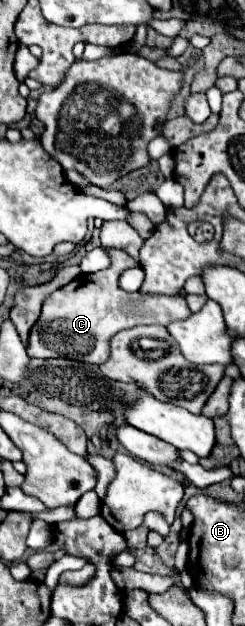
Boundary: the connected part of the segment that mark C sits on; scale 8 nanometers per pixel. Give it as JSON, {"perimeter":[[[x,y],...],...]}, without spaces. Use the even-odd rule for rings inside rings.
{"perimeter":[[[108,250],[112,254],[112,266],[108,270],[96,272],[96,274],[80,274],[76,280],[72,280],[70,284],[66,284],[64,288],[52,292],[44,306],[42,306],[42,314],[36,322],[36,328],[32,328],[30,334],[30,344],[28,344],[28,354],[32,358],[54,358],[54,356],[62,356],[62,358],[72,358],[72,360],[80,360],[80,362],[88,362],[88,364],[102,364],[110,358],[110,340],[120,330],[126,328],[134,328],[140,324],[162,324],[168,326],[170,322],[176,320],[186,320],[192,312],[184,300],[184,296],[148,296],[144,298],[142,294],[134,292],[128,294],[124,290],[120,290],[118,286],[118,276],[120,272],[128,268],[138,266],[136,261],[122,250]]]}

